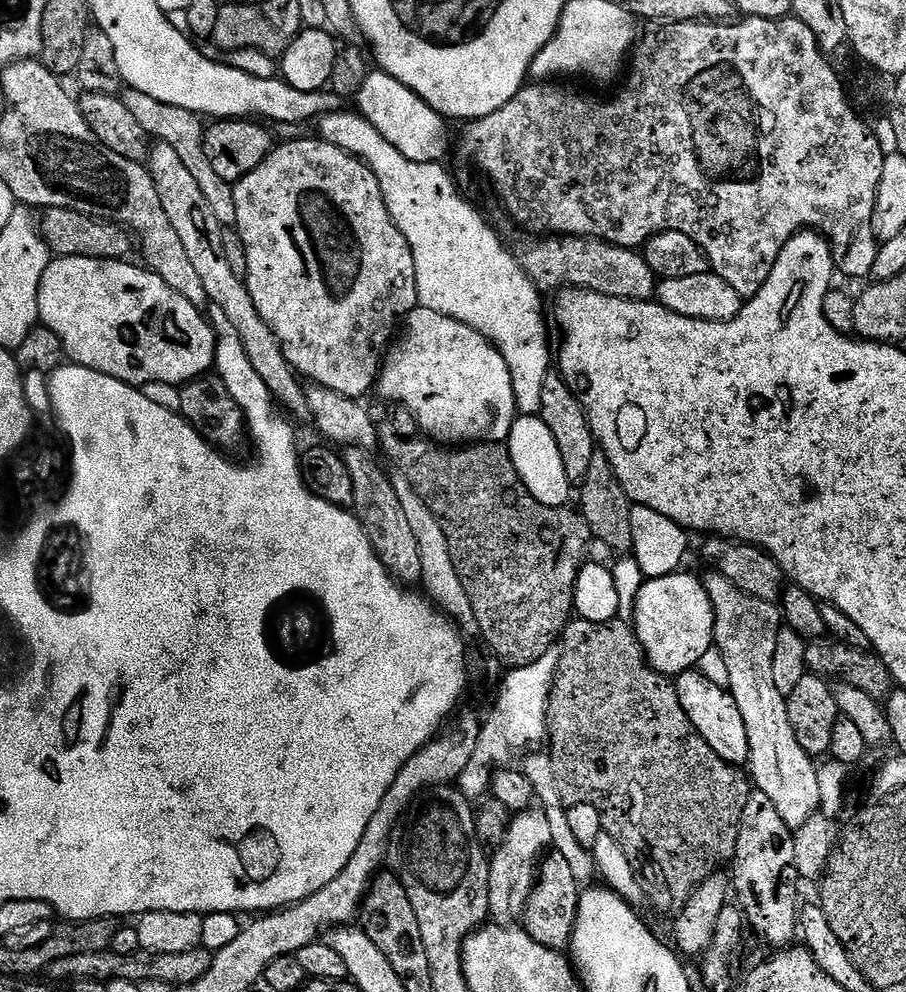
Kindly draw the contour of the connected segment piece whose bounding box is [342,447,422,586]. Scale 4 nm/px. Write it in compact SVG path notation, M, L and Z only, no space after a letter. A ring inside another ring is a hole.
M347 447L342 455L350 478L353 479L354 504L352 510L366 530L374 552L378 554L379 560L386 566L397 583L405 586L419 585L422 565L418 542L405 517L404 509L399 503L398 495L394 492L391 477L372 460L372 454L367 449Z

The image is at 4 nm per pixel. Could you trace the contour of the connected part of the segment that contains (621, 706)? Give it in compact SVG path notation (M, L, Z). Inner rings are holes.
M573 618L568 621L562 633L563 644L564 648L559 649L560 661L549 694L546 739L546 748L553 762L554 778L558 782L558 794L562 794L562 802L567 809L583 804L594 806L594 810L598 810L600 815L603 835L618 842L622 854L630 862L636 877L640 879L645 897L650 902L652 900L660 912L679 913L686 906L697 885L715 873L721 867L719 864L727 865L734 858L738 846L738 830L742 826L742 814L746 810L748 797L754 791L753 785L745 773L744 776L740 773L743 771L737 765L727 764L722 758L718 758L718 754L710 750L710 742L706 742L706 738L702 738L702 734L694 730L694 722L690 722L690 718L686 718L686 710L682 710L682 702L678 698L675 683L661 672L655 672L648 664L640 639L636 636L636 629L629 621L627 624L624 618L617 618L599 624Z

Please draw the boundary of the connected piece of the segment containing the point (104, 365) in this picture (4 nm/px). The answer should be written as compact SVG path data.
M61 256L59 258L53 259L51 263L49 263L48 269L46 270L46 274L42 274L42 282L40 283L40 289L38 290L38 310L40 311L39 323L43 325L43 327L49 328L50 330L54 330L54 334L58 334L58 338L62 338L62 346L64 347L65 357L67 357L67 359L71 361L71 363L77 364L78 366L82 366L83 368L89 368L90 370L94 370L98 374L106 374L110 378L118 378L122 382L126 382L127 384L133 386L143 386L149 384L150 382L166 382L167 384L183 386L190 383L191 380L197 380L200 376L209 375L209 373L213 371L212 364L215 365L217 363L217 338L207 315L205 315L205 313L201 311L201 309L195 308L195 306L186 298L182 298L182 294L178 294L173 288L171 288L170 286L166 286L166 282L162 282L162 278L158 275L158 273L151 271L144 266L139 266L140 268L135 268L134 265L128 263L132 262L125 262L124 260L95 260L94 258L82 258L81 256Z

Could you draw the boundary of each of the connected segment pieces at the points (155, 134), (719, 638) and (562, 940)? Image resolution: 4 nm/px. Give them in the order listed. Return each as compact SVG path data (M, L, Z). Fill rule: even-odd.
M129 88L125 89L120 97L126 110L129 110L130 114L133 114L134 118L141 123L141 127L146 130L151 139L173 146L174 150L177 151L178 158L181 159L186 170L193 175L193 179L197 181L207 206L213 211L214 218L218 220L221 227L233 227L237 220L233 185L220 178L215 173L210 160L205 157L204 133L206 128L201 117L192 111L172 106L170 103L160 102L148 94L142 94L141 91L134 91Z
M715 570L709 571L709 576L703 577L704 589L706 594L710 594L710 602L716 611L716 625L714 626L714 646L722 654L722 658L726 658L726 667L730 669L730 686L728 691L731 692L734 702L738 702L738 710L742 710L742 722L746 722L746 738L750 738L750 758L747 767L752 768L750 771L750 780L753 785L762 794L766 794L766 798L770 798L770 802L774 802L774 806L778 809L778 814L782 817L782 822L786 822L786 826L790 826L793 830L805 825L807 821L816 812L820 811L820 795L818 794L818 764L813 757L806 754L806 750L802 750L802 746L798 742L798 738L794 738L794 726L790 726L790 714L788 713L788 701L786 697L778 692L774 684L773 661L774 648L777 645L778 632L782 627L782 612L773 601L759 600L750 594L746 594L738 586L734 586L732 580L728 580L722 573Z
M554 850L549 851L539 865L536 883L528 905L525 906L522 917L524 931L541 946L557 950L567 949L574 934L581 893L582 885L574 878L566 858L562 858L562 854Z

